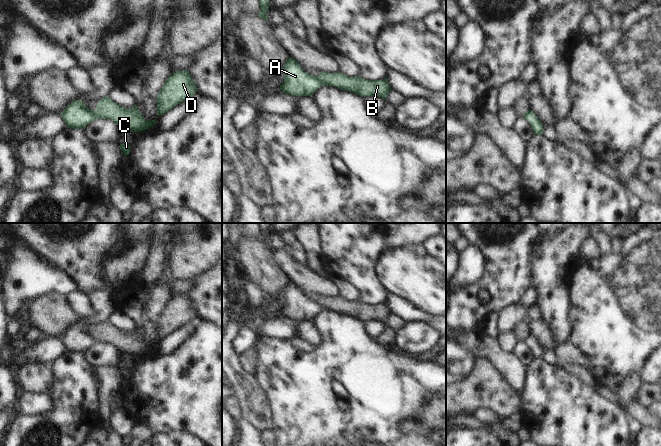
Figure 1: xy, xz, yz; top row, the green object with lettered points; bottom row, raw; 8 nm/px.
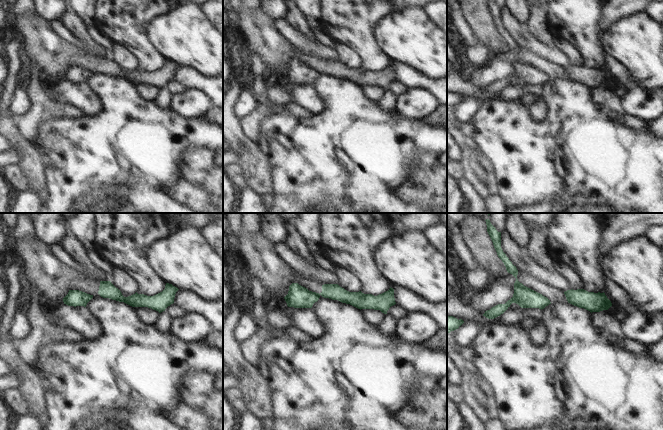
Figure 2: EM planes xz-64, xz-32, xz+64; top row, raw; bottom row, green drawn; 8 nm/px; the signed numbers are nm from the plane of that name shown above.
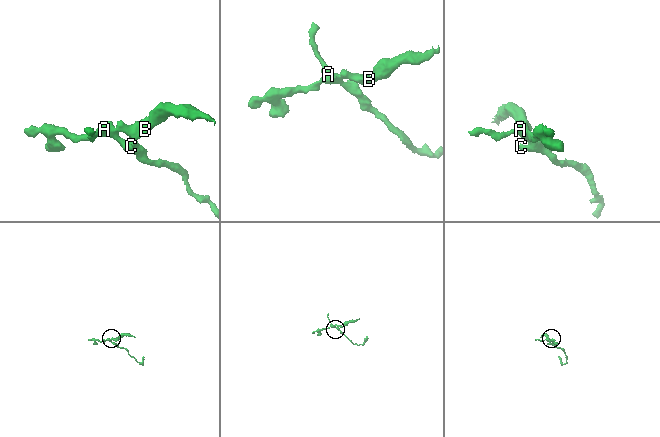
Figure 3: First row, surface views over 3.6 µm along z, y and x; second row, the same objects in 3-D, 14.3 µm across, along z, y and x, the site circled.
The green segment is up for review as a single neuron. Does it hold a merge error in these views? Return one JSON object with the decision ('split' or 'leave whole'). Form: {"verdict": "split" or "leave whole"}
{"verdict": "split"}

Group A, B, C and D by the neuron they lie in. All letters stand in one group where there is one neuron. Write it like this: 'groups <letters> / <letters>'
groups A C / B D

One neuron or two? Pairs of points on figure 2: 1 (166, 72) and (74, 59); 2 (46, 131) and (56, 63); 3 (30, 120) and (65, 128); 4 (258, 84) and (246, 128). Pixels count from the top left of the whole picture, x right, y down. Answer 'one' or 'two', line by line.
1: one
2: two
3: two
4: one

